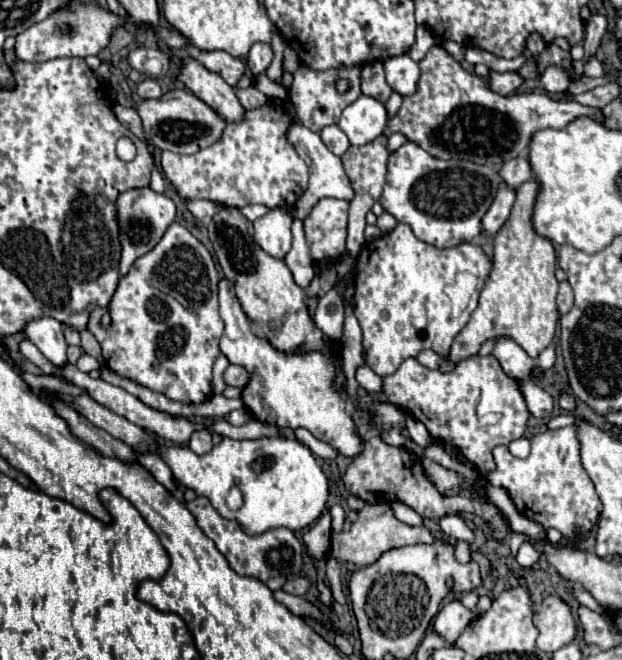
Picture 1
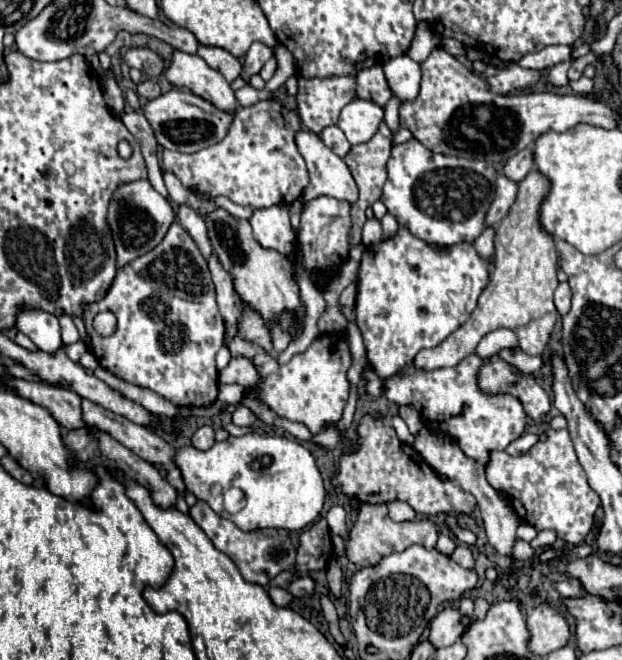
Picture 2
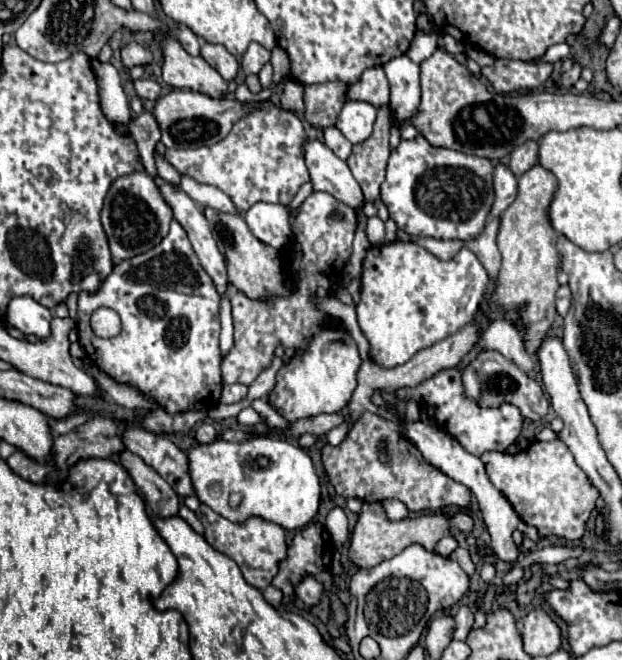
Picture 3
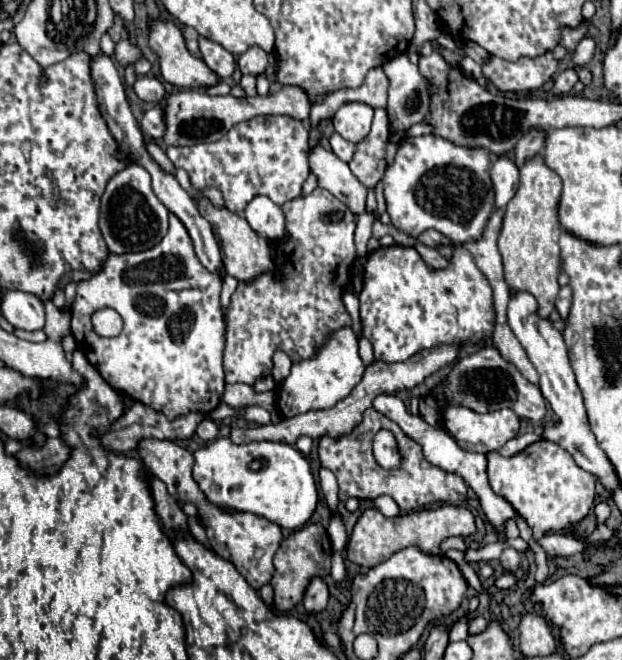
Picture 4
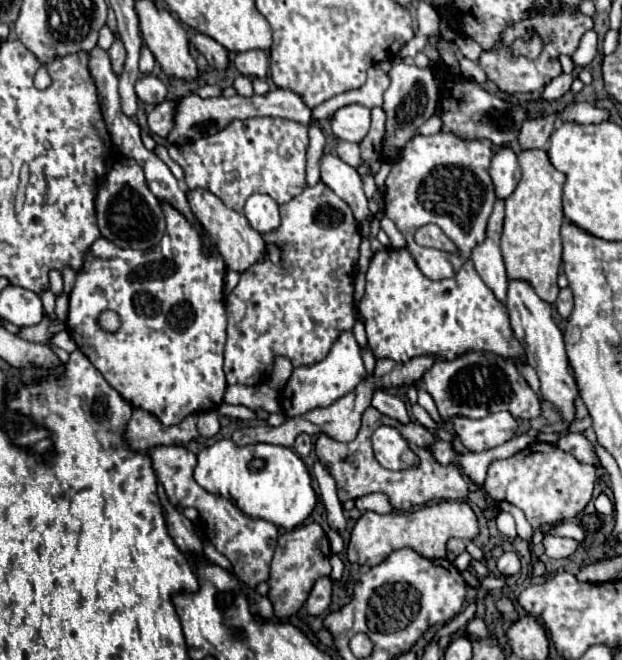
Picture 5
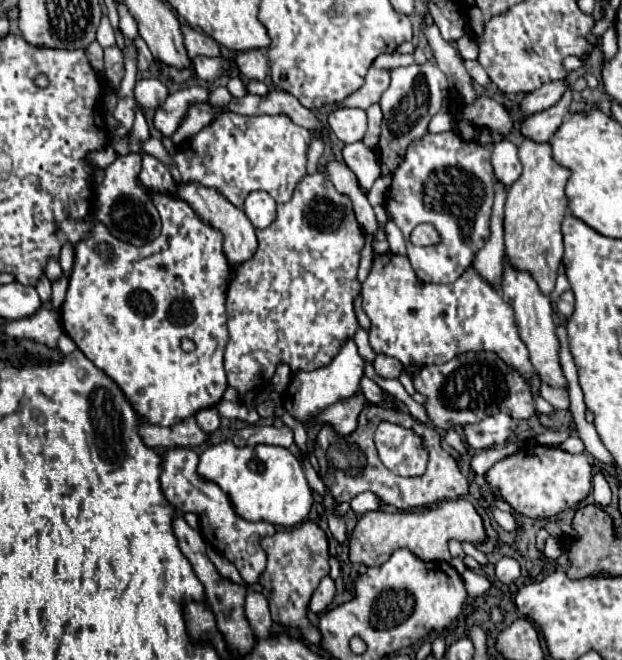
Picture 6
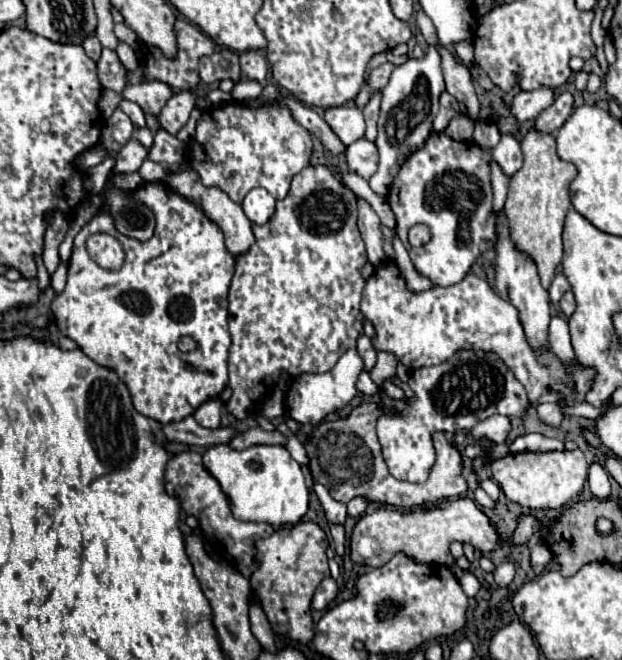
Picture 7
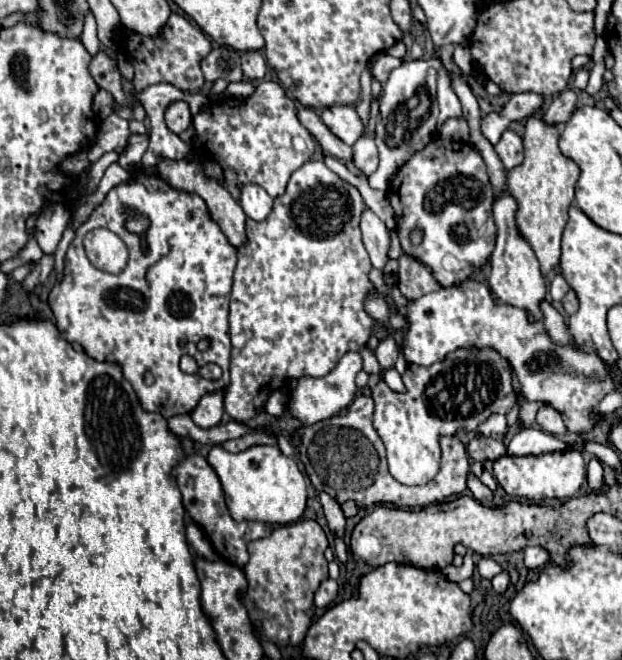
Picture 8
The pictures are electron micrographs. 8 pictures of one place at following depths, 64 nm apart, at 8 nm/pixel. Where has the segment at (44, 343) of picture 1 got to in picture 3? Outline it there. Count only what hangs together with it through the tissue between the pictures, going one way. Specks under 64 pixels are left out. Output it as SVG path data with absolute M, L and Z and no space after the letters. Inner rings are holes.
M14 296L6 306L6 320L24 334L36 334L40 340L50 334L52 312L30 296Z

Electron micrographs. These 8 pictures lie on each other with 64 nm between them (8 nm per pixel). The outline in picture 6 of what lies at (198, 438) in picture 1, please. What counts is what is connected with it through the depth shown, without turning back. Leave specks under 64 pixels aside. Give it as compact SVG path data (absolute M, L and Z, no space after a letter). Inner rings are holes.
M210 406L210 408L204 408L202 412L196 412L196 422L198 422L198 426L200 426L204 432L208 432L208 434L216 432L216 428L218 428L218 424L220 424L218 408L216 408L216 406Z

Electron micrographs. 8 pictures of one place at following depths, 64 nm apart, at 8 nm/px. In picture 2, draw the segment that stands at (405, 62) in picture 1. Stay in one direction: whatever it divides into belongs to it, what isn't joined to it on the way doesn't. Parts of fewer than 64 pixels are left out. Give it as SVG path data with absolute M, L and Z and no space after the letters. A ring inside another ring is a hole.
M406 54L392 58L384 64L384 74L392 94L400 100L414 100L420 92L420 64Z

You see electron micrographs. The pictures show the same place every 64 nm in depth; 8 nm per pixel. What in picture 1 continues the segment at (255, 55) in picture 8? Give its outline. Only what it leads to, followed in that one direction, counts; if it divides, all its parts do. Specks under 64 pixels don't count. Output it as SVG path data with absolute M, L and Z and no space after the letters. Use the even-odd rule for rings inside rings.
M256 42L256 44L250 48L250 52L248 52L248 68L250 68L250 72L252 72L254 76L262 74L262 72L268 68L270 60L272 60L272 48L270 48L270 44L260 44L260 42Z

